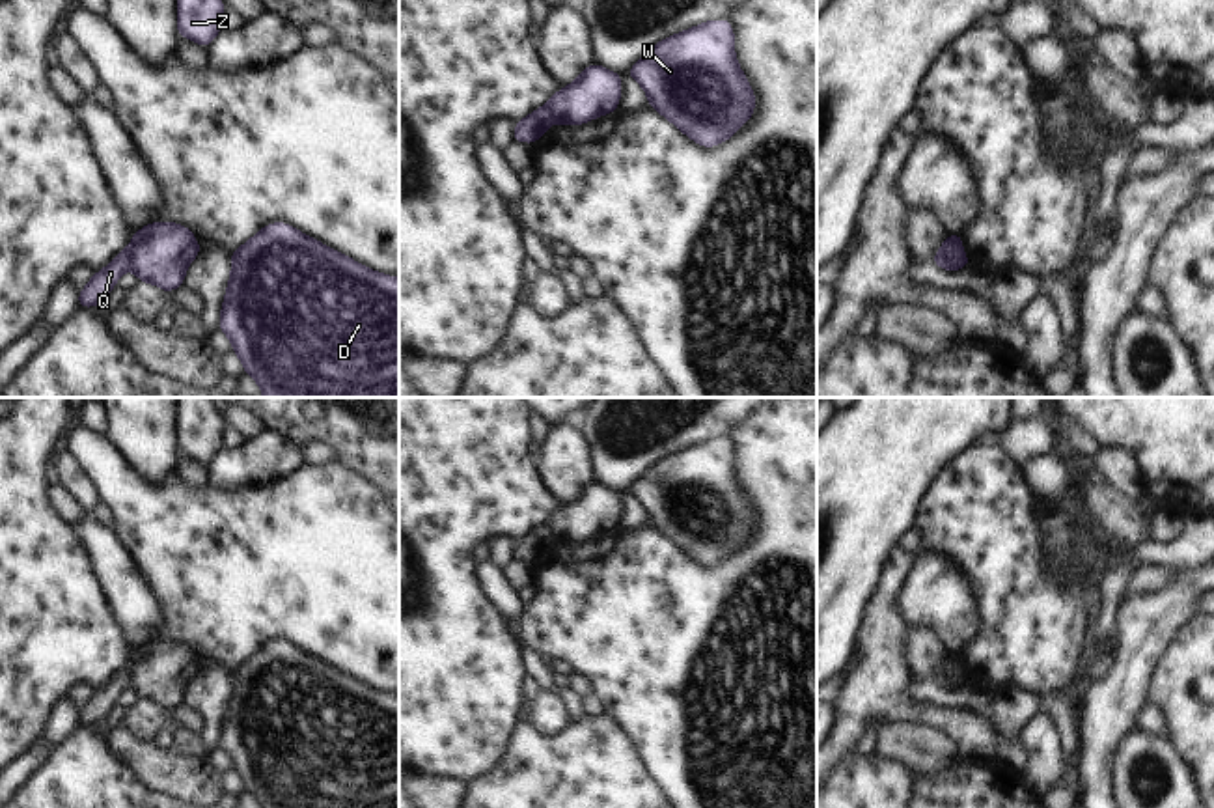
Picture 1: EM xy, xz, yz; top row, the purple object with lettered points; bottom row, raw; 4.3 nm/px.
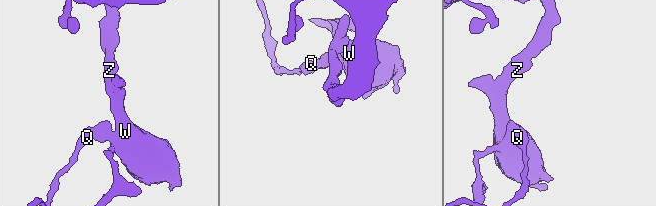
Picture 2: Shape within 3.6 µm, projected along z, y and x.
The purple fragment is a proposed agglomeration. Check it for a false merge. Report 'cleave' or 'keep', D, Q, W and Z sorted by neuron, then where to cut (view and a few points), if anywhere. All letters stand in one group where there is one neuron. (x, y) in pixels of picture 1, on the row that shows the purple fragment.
cleave; D W Z / Q; cut in yz along (948, 236), (944, 245), (946, 260), (955, 269)

